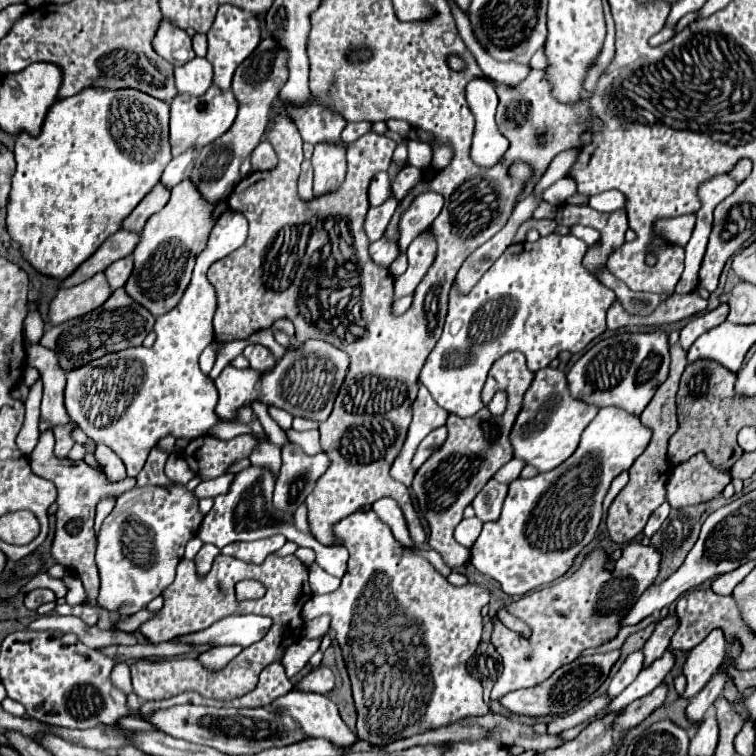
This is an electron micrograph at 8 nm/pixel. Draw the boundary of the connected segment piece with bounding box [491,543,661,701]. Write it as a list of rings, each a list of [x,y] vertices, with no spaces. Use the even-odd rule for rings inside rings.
[[[629,543],[623,555],[613,561],[613,571],[607,571],[607,553],[603,549],[593,549],[573,575],[509,603],[505,609],[521,619],[531,629],[531,635],[527,639],[505,627],[499,617],[493,617],[491,643],[503,657],[503,673],[491,691],[491,701],[501,699],[509,691],[537,685],[559,667],[581,657],[585,649],[595,649],[611,641],[621,629],[621,615],[625,615],[637,597],[653,585],[659,573],[659,559],[661,555],[655,547]],[[631,581],[635,581],[633,599]]]

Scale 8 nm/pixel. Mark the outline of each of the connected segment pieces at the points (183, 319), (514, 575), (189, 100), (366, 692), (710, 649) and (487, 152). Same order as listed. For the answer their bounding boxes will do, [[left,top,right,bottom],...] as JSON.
[[65,211,247,477],[471,407,651,595],[169,87,237,157],[303,511,489,747],[683,629,725,697],[465,77,507,167]]

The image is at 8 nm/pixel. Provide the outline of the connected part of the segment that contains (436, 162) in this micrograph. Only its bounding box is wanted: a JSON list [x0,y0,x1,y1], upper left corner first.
[433,147,451,169]

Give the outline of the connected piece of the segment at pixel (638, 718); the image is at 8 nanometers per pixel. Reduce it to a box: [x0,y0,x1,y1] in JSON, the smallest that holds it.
[615,683,667,731]

